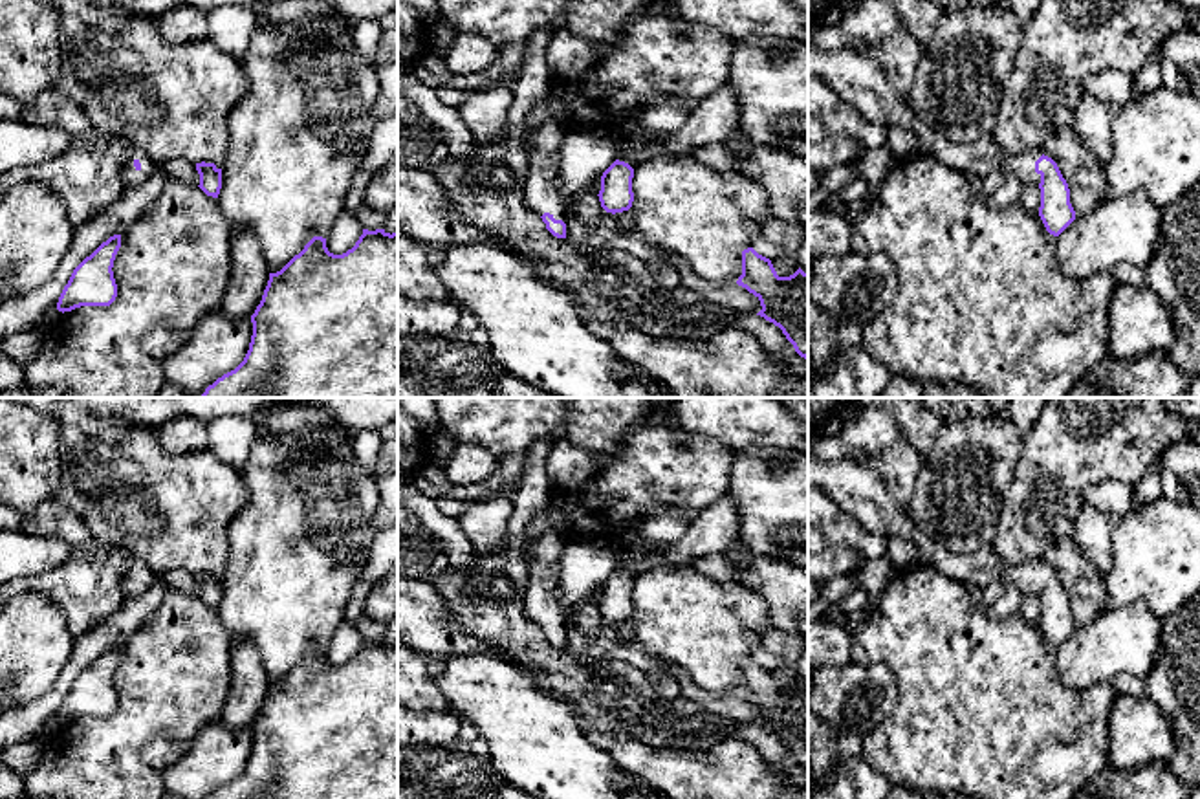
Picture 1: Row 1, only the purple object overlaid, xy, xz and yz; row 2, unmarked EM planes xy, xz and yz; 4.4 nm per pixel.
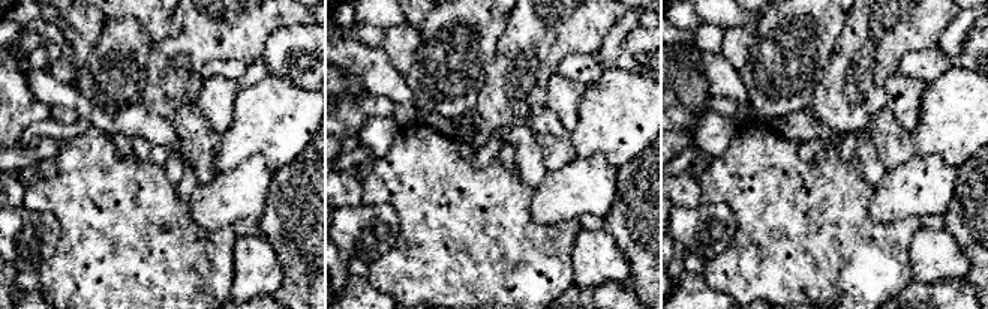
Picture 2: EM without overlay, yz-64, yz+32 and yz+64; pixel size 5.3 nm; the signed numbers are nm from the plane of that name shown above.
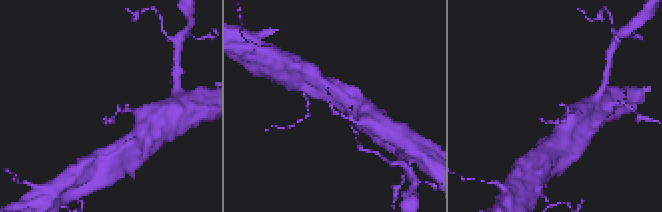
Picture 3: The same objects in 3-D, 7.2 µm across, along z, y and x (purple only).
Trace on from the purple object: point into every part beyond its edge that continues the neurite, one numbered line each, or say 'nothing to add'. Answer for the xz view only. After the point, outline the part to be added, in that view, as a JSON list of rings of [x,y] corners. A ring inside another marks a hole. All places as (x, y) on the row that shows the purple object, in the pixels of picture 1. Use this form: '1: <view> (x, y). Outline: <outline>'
1: xz (543, 193). Outline: [[[546,121],[528,128],[526,134],[531,137],[531,143],[526,148],[528,180],[524,202],[539,216],[550,213],[555,220],[564,222],[564,194],[561,192],[559,167],[566,128],[557,121]]]

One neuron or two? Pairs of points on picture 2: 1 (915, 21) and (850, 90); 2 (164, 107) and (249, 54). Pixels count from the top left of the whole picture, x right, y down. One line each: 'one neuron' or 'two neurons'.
1: one neuron
2: one neuron

